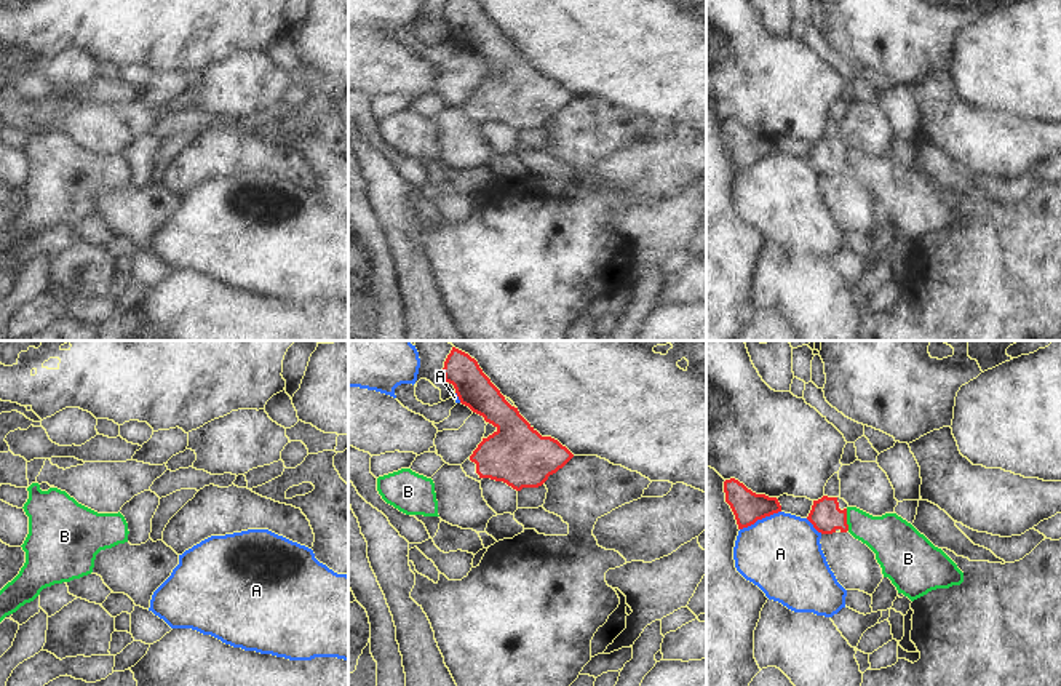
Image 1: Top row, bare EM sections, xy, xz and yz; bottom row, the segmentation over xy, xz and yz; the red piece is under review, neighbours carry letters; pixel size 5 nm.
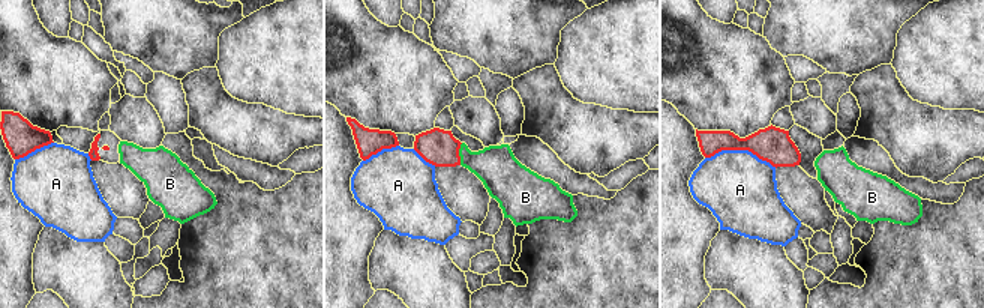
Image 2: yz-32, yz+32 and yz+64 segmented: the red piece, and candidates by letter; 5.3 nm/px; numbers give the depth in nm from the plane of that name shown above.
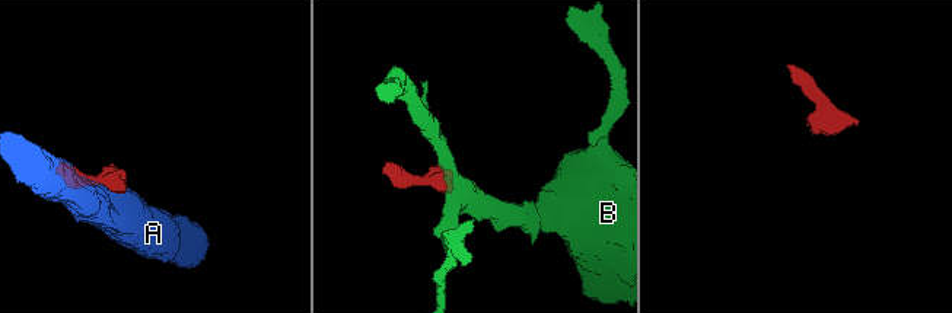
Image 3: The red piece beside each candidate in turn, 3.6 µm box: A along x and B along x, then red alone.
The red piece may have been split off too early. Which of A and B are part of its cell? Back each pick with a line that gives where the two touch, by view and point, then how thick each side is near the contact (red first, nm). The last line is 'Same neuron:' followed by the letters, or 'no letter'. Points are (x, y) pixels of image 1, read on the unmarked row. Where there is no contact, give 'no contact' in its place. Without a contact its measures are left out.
B: contact yz (846, 162); calibres 160 and 220 nm
Same neuron: B

